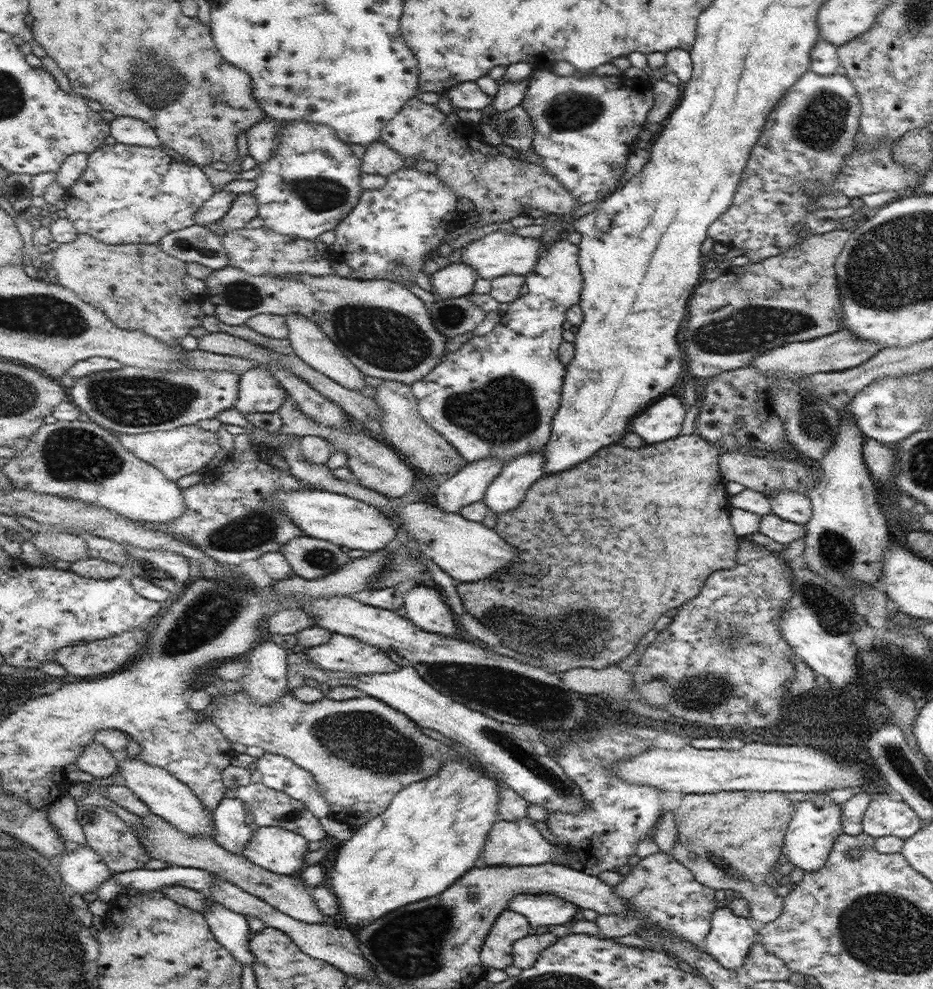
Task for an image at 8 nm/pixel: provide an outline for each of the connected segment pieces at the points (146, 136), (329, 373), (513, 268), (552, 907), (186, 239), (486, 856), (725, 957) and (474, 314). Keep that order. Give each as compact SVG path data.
M133 116L113 120L113 138L123 144L133 146L149 146L149 148L163 148L155 128L147 120L139 120Z
M287 316L285 318L285 324L287 324L287 330L289 330L289 346L293 348L295 356L299 356L305 364L309 364L311 368L319 370L321 374L325 374L327 378L335 380L337 384L341 384L343 388L349 388L349 390L357 390L357 392L363 392L363 388L367 388L367 384L363 382L363 372L359 368L355 368L345 356L343 352L327 338L327 334L323 334L317 324L313 324L311 320L305 320L305 316Z
M495 230L475 242L469 242L463 250L461 250L461 260L463 264L475 268L475 272L479 274L479 278L485 280L493 280L499 276L527 276L529 272L533 272L535 264L539 260L539 242L533 238L521 238L513 232L507 230Z
M521 894L509 900L509 910L527 918L533 930L549 928L555 924L573 922L573 914L579 910L577 904L571 904L555 894Z
M189 226L181 232L169 232L169 236L165 236L165 240L161 240L157 246L167 256L185 264L195 262L213 270L229 266L221 238L203 226Z
M521 818L515 822L505 822L505 820L495 820L495 824L489 830L489 836L485 840L485 848L479 858L483 858L491 866L525 866L525 864L553 864L561 862L569 866L569 858L565 858L565 852L557 848L555 844L547 842L535 828L535 820L531 818Z
M719 906L711 916L711 928L703 942L703 950L723 968L735 970L745 964L753 942L755 932L747 924L747 918L735 916L729 906Z
M463 296L463 298L437 298L431 306L427 306L431 324L437 332L441 332L447 340L455 338L457 334L473 332L485 318L481 308Z

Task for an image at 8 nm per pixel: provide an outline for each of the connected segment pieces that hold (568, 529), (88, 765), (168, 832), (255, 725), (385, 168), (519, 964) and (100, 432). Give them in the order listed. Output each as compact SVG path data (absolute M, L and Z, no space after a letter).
M683 432L673 440L661 442L661 444L649 444L643 448L629 448L621 444L609 444L595 452L595 456L589 456L589 460L573 466L571 470L557 472L555 476L541 476L537 482L533 482L525 494L525 498L519 502L517 508L507 510L503 514L497 514L495 520L495 532L517 550L519 560L513 562L507 572L497 572L497 576L491 576L491 580L475 580L457 584L457 594L461 598L461 604L465 612L469 612L473 618L477 618L483 626L491 628L499 640L501 646L511 648L517 654L535 658L535 664L543 670L551 670L553 674L567 672L571 668L593 668L603 670L617 666L623 662L629 654L633 654L639 638L655 628L655 622L669 610L679 608L685 602L699 596L707 576L711 576L717 570L735 568L737 564L737 550L739 550L739 536L735 534L731 526L731 504L729 494L725 492L725 480L719 474L719 456L721 452L709 444L701 434L697 432Z
M93 742L79 758L77 762L81 766L81 770L93 774L95 778L107 778L107 776L113 776L115 770L119 768L119 754L113 752L111 748L107 748L105 744L99 744L99 742Z
M157 814L151 816L141 816L143 818L143 826L135 828L135 832L141 836L141 842L147 846L147 850L151 852L151 856L155 860L163 860L169 866L185 866L185 868L201 868L211 872L213 876L223 878L225 882L235 884L237 888L261 898L263 902L267 902L269 906L281 910L283 914L303 922L303 924L323 924L327 920L325 914L321 914L321 910L317 908L309 888L303 886L303 880L285 876L285 874L275 874L269 872L265 868L259 868L257 864L251 864L245 856L237 856L225 848L221 848L213 838L205 838L205 836L193 836L193 834L185 834L181 830L177 830L173 824L169 824L167 820L163 820Z
M235 692L233 696L227 694L223 706L217 708L209 716L209 720L231 744L239 744L245 748L259 746L265 754L285 756L295 766L311 772L317 784L317 792L331 810L329 816L345 822L351 830L357 830L369 820L383 814L391 804L393 796L401 792L407 784L437 776L443 766L443 760L453 760L459 756L453 748L425 736L407 716L403 716L403 712L371 696L357 696L353 700L341 702L323 698L319 702L307 704L299 702L291 694L285 694L269 704L257 704L249 700L249 696L245 696L243 692Z
M377 140L365 146L365 156L361 158L361 170L359 170L361 174L389 178L391 174L397 174L401 168L403 168L403 158L385 142Z
M541 934L541 936L525 936L521 940L517 940L511 948L511 958L513 958L513 964L515 968L521 968L521 970L527 970L535 964L535 960L541 956L541 952L545 948L549 948L555 940L559 940L559 936L555 934Z
M91 420L45 424L25 450L1 462L1 472L13 482L13 488L85 500L147 524L175 522L187 510L183 490L173 480L125 448L119 434Z

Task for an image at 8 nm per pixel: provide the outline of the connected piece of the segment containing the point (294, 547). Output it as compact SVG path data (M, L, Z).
M297 536L295 540L289 540L281 554L289 562L293 574L305 580L329 576L351 562L351 556L341 546L311 536Z

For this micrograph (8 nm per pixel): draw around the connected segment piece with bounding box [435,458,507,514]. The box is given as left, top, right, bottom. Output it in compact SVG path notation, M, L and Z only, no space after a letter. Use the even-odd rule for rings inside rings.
M497 458L465 464L455 476L445 480L435 490L435 506L443 512L457 514L463 506L483 500L487 486L499 476L505 464L507 462L501 462Z

